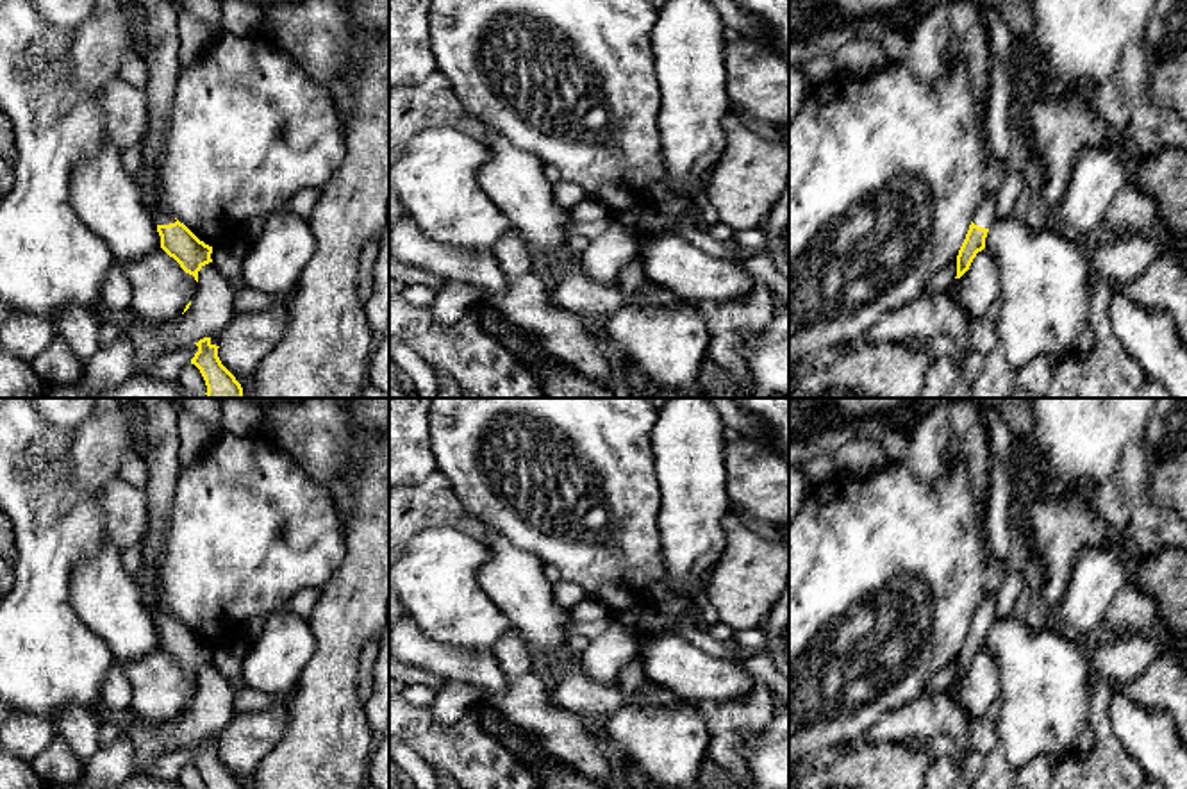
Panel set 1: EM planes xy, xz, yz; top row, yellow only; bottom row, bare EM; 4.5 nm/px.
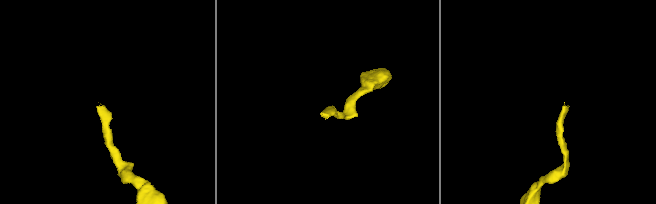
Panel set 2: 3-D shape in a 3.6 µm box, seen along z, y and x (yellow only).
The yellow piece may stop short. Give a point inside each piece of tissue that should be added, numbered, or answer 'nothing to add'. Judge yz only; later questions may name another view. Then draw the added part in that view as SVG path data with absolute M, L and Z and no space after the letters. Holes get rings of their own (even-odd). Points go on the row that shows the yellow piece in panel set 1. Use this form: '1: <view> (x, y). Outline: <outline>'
1: yz (986, 215). Outline: M987 195L978 205L973 223L982 228L991 228L996 221L996 196Z

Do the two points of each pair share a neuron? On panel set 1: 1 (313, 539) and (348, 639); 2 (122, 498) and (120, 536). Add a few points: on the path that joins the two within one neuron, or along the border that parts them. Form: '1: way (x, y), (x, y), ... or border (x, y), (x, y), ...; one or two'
1: border (347, 543), (341, 566), (320, 589); two
2: way (122, 507), (122, 527); one

